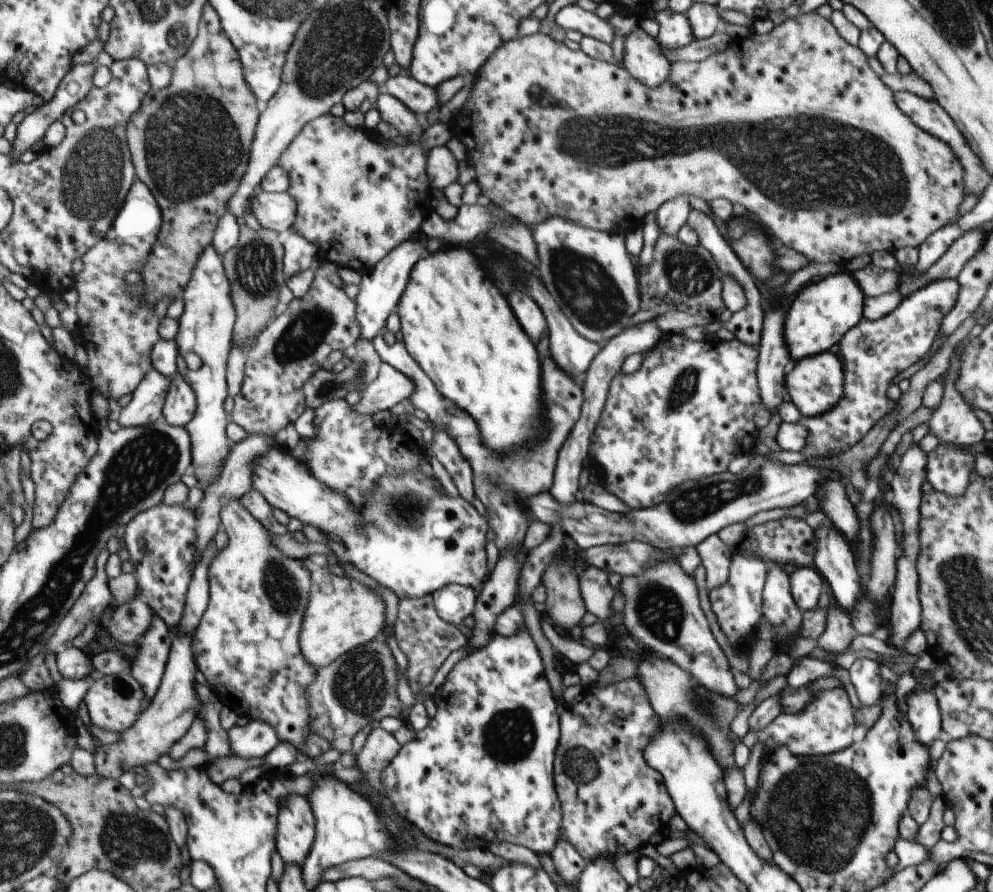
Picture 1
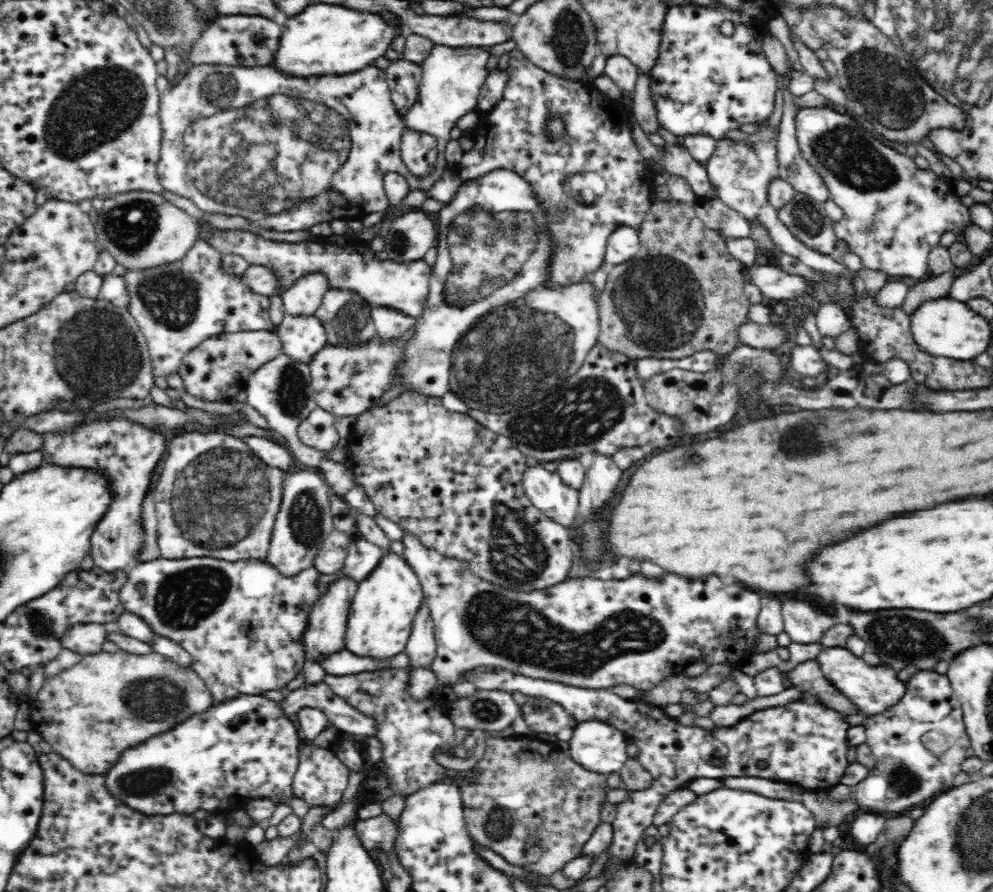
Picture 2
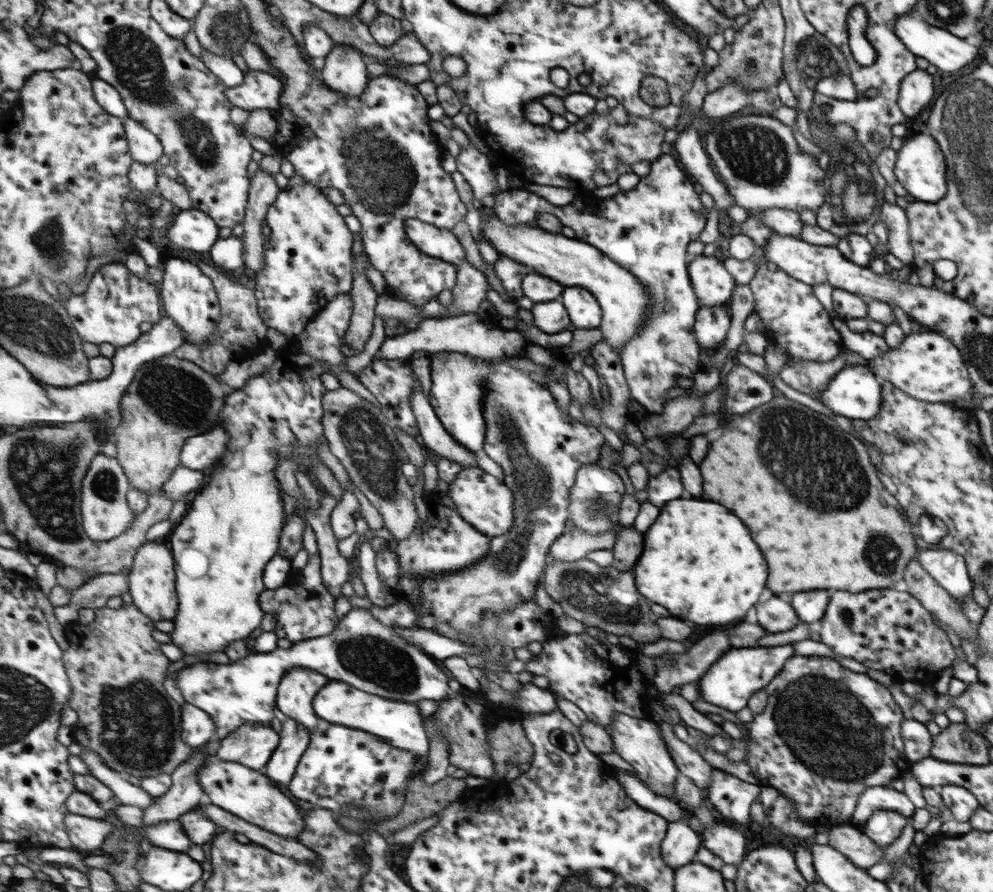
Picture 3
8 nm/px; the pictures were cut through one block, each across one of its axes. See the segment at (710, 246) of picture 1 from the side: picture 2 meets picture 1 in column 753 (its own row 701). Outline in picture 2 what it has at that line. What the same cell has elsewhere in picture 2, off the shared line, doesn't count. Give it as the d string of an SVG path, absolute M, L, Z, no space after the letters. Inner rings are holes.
M324 681L292 690L283 696L277 705L288 716L295 715L302 707L317 708L338 730L352 733L354 736L370 736L375 739L377 725L374 725L373 718L365 716L334 694Z

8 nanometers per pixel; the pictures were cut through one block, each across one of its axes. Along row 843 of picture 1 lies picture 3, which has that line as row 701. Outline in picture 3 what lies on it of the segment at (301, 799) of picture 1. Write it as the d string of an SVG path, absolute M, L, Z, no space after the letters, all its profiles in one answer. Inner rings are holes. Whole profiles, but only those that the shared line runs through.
M295 668L287 672L279 687L279 708L313 732L323 720L317 713L315 700L330 681L332 678L308 668Z

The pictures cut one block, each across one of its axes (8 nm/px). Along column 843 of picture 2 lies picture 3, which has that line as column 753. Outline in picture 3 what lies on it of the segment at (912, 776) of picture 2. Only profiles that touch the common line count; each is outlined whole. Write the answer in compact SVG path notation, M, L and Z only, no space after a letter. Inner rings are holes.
M712 770L708 800L722 817L738 828L748 827L750 804L760 794L760 785L744 782L722 770Z

